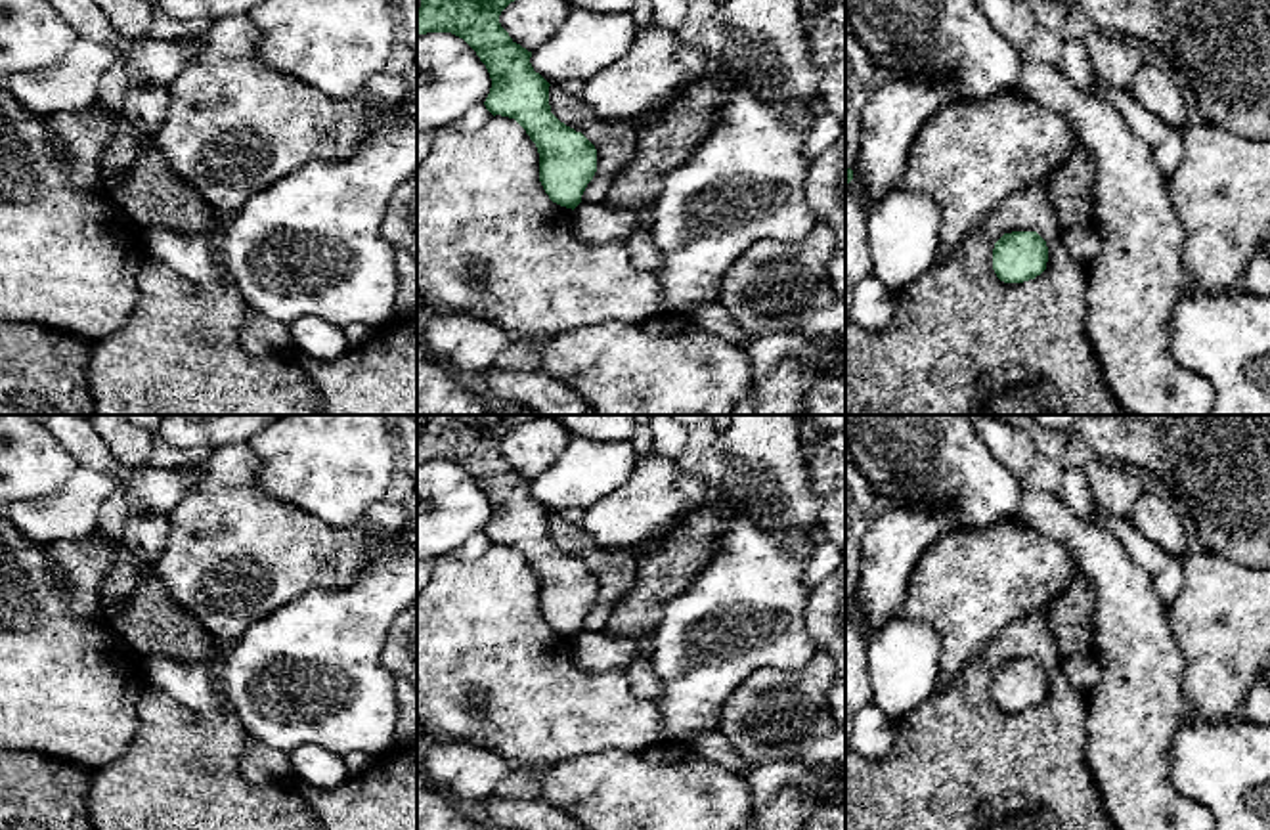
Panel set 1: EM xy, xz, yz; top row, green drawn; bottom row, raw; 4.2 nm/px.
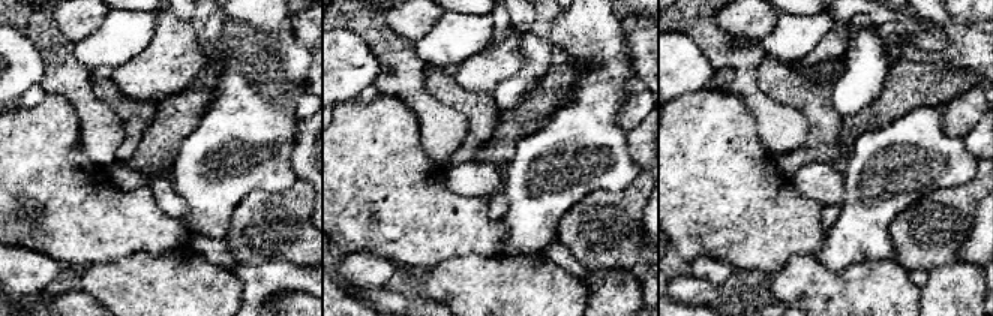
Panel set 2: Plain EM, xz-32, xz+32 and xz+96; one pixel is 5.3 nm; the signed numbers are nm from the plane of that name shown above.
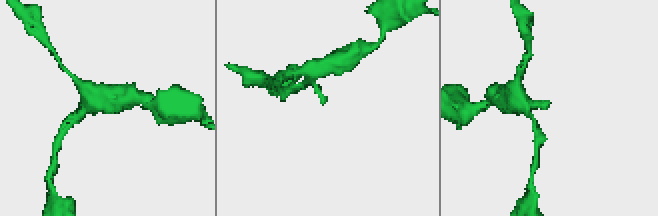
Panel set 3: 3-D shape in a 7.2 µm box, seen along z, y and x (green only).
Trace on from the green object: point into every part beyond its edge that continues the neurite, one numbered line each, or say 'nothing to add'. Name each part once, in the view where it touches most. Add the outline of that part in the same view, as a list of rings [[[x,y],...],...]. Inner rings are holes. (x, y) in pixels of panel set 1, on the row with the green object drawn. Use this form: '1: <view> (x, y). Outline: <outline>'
nothing to add

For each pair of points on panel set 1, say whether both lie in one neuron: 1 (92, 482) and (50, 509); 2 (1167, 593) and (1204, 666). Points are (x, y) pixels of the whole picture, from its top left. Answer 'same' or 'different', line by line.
1: same
2: different

